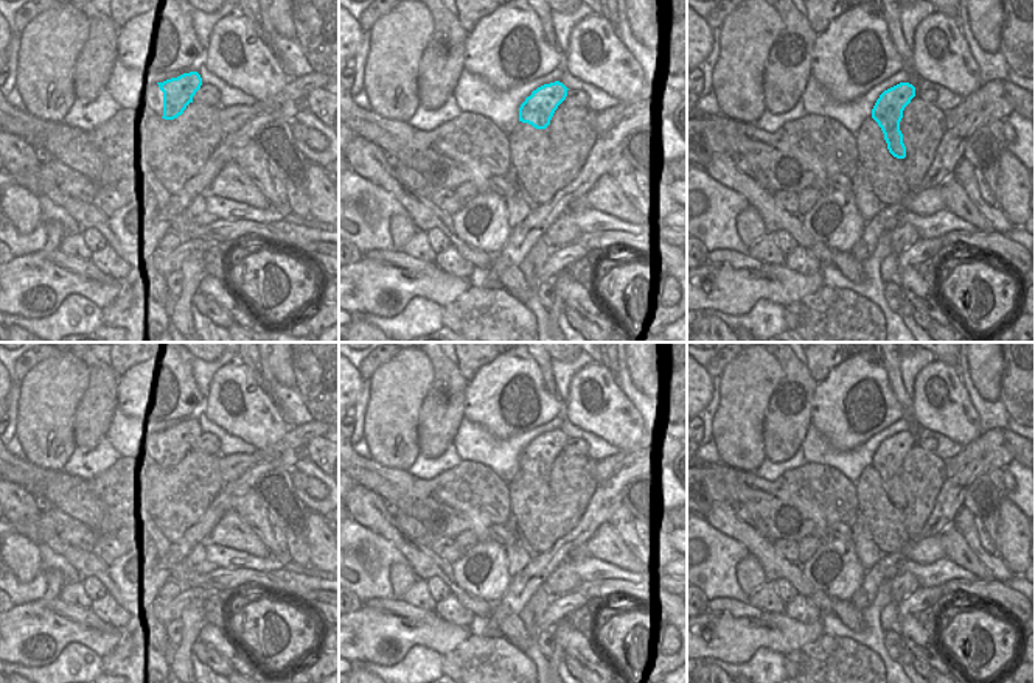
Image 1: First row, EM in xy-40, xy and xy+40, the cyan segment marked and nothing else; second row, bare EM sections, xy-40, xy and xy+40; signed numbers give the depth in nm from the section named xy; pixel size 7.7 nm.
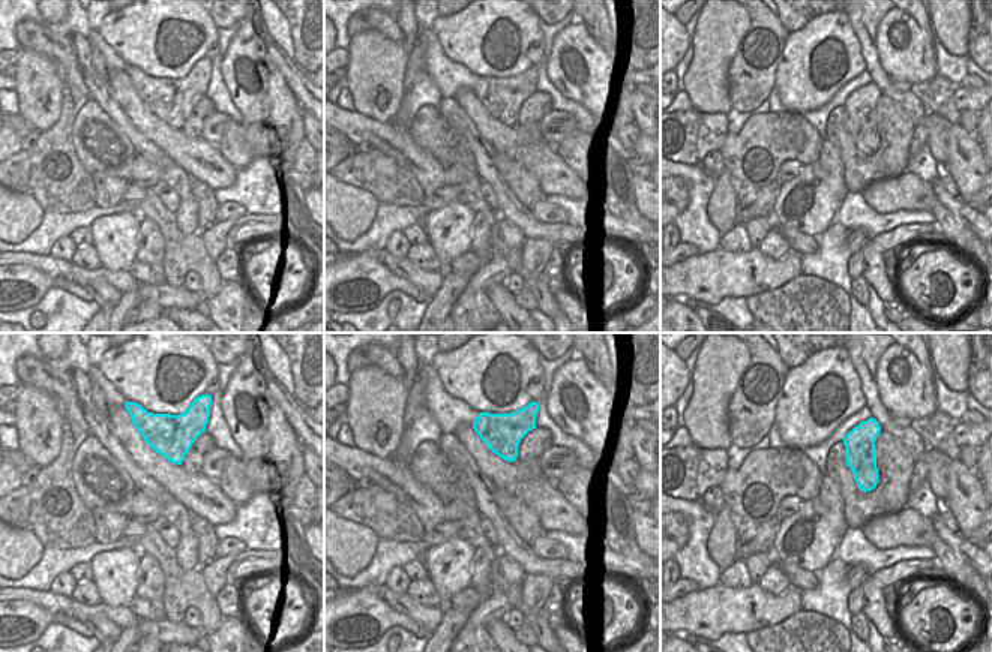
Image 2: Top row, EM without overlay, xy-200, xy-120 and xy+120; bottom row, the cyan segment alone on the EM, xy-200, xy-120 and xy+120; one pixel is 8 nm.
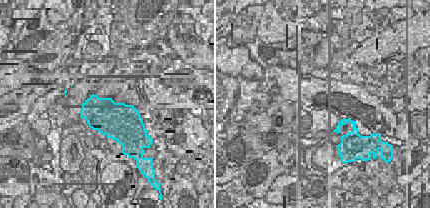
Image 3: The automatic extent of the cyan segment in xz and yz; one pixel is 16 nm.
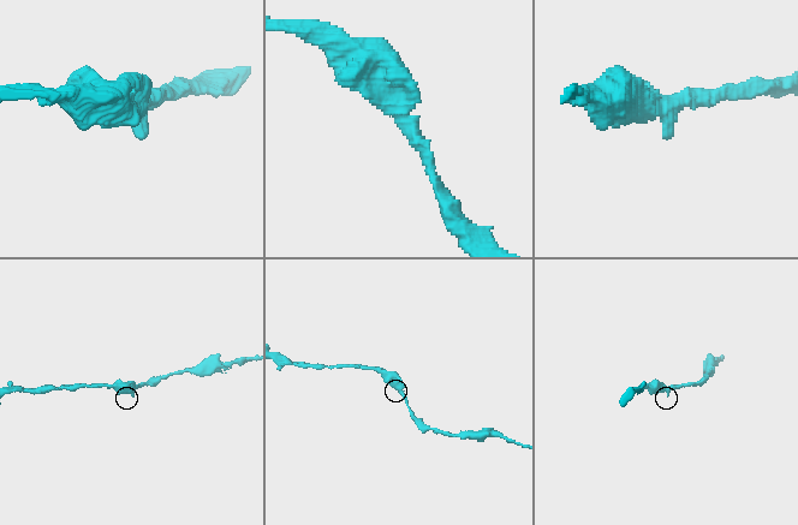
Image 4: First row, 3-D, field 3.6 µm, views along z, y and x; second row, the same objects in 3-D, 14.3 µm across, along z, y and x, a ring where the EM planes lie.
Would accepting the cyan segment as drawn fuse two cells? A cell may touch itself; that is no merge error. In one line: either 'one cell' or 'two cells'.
one cell

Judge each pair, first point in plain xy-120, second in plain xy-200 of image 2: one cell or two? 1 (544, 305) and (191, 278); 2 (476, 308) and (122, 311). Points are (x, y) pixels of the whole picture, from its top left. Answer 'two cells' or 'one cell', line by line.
1: two cells
2: one cell

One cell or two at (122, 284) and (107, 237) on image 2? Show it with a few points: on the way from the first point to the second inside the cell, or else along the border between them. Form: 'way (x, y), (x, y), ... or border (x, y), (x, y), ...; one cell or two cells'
border (102, 266), (110, 270), (128, 270); two cells

